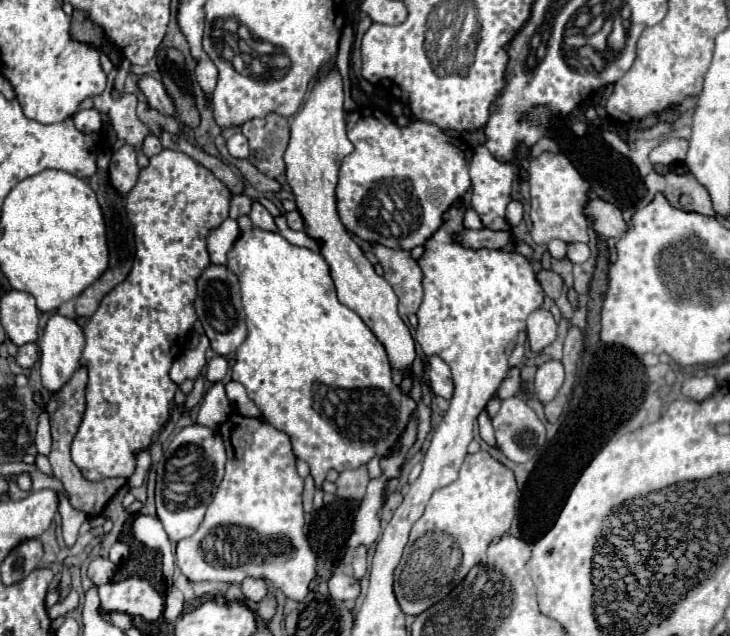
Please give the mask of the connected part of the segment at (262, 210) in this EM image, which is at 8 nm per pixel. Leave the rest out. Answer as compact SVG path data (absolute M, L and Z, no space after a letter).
M254 201L254 203L252 203L250 219L252 219L252 223L254 223L254 225L258 225L260 229L278 231L278 229L276 229L276 225L274 225L274 217L272 217L272 215L268 213L268 209L266 209L262 203L258 203L258 201Z

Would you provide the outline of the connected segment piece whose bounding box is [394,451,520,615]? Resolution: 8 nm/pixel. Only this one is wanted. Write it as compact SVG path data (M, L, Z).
M488 451L466 455L460 477L434 491L424 515L410 531L404 555L394 571L394 593L400 609L406 615L420 615L446 597L474 565L484 561L488 543L510 529L519 498L514 471Z

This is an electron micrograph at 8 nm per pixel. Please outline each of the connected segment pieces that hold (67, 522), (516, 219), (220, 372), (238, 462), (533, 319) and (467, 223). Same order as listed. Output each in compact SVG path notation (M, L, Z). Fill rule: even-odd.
M58 493L58 501L60 501L58 511L60 511L60 517L62 517L62 535L64 535L66 547L70 549L76 543L78 529L80 529L82 521L86 519L86 515L82 511L76 511L62 493Z
M510 201L508 211L506 211L506 219L512 223L512 227L516 227L522 221L522 203L520 201Z
M216 355L216 357L206 365L206 379L208 379L210 383L218 383L218 381L224 379L226 371L228 371L226 359L220 357L220 355Z
M234 413L222 427L220 433L226 443L228 463L226 475L216 491L214 501L208 505L206 517L200 529L176 545L176 563L190 581L220 581L220 583L242 583L244 577L262 577L272 581L274 587L282 589L288 599L304 601L308 587L316 575L316 557L304 535L304 511L302 511L302 487L304 479L296 473L296 457L286 433L272 429L270 423ZM212 533L214 537L214 561L208 561L202 549L202 541Z
M536 309L526 319L528 325L528 343L532 351L542 351L556 339L556 323L550 311Z
M468 207L468 209L464 211L464 227L471 230L477 230L480 229L480 227L484 227L482 221L480 221L480 217L478 217L478 213L476 213L472 207Z

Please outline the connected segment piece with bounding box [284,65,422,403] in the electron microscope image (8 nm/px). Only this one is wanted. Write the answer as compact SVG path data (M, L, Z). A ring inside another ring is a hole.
M336 65L312 87L308 101L302 105L302 109L296 113L292 121L292 135L290 145L286 149L284 161L286 161L286 181L292 187L296 195L298 211L304 217L306 233L320 241L322 255L326 263L330 265L330 273L338 291L338 301L356 311L362 321L370 327L370 331L378 337L378 341L384 345L390 365L392 365L392 377L394 383L400 385L404 377L412 377L412 389L410 397L418 403L422 389L420 381L412 375L412 363L416 359L416 345L414 339L402 321L398 313L398 297L390 283L376 275L370 261L364 257L362 249L348 237L344 225L340 223L338 211L336 211L336 181L338 181L338 169L340 161L354 151L354 145L350 143L346 135L346 111L344 111L344 83L342 75L338 73Z

